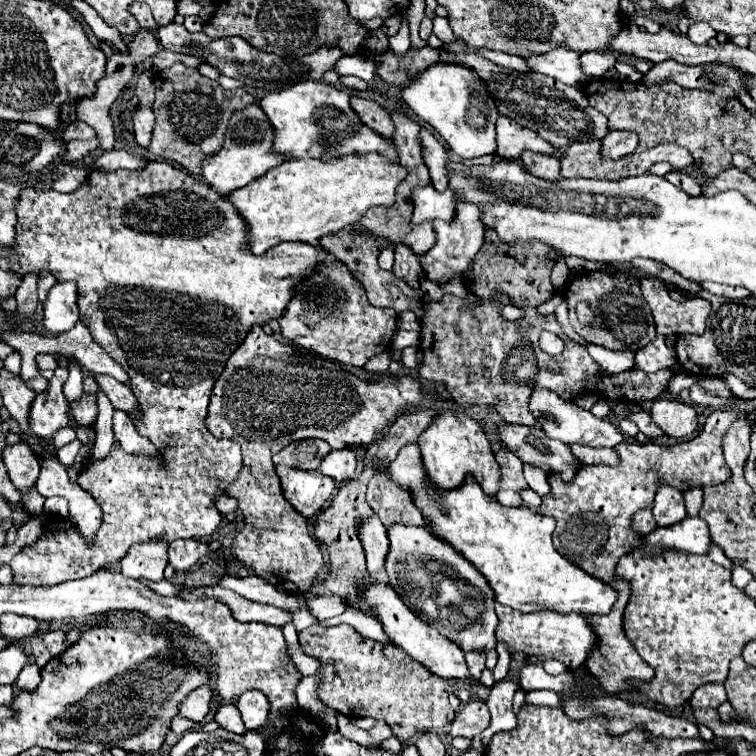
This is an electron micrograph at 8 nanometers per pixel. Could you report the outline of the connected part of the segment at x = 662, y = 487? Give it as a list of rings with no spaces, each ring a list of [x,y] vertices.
[[[658,483],[652,513],[660,527],[668,527],[682,521],[686,517],[682,491],[678,491],[676,487],[670,487],[668,483]]]

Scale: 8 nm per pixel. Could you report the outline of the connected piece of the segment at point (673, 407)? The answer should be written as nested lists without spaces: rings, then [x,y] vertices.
[[[660,397],[652,403],[654,423],[670,437],[684,439],[690,437],[698,427],[698,415],[692,403],[682,403],[678,399]]]

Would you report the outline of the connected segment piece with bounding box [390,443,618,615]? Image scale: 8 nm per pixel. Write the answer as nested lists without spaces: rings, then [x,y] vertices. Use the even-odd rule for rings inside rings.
[[[408,443],[400,449],[400,455],[390,463],[390,473],[392,481],[412,489],[414,503],[432,525],[432,531],[462,553],[488,579],[498,603],[522,613],[548,609],[556,613],[604,615],[618,599],[618,593],[608,583],[592,579],[554,549],[552,533],[556,521],[552,517],[540,515],[528,507],[502,507],[496,497],[486,495],[476,483],[462,483],[462,487],[448,493],[432,487],[424,475],[416,443]]]

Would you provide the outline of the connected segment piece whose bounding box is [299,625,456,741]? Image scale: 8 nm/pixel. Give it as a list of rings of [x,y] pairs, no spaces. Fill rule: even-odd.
[[[336,625],[336,627],[308,627],[306,635],[299,636],[299,643],[306,655],[320,661],[318,675],[322,677],[322,683],[318,687],[318,699],[324,701],[324,705],[336,709],[338,713],[346,717],[374,717],[384,719],[394,735],[398,735],[400,741],[406,741],[414,735],[426,733],[426,731],[444,731],[454,720],[456,713],[448,703],[448,695],[456,691],[456,681],[442,679],[432,673],[418,661],[412,661],[408,653],[394,647],[392,643],[380,643],[362,637],[356,633],[350,625]]]

